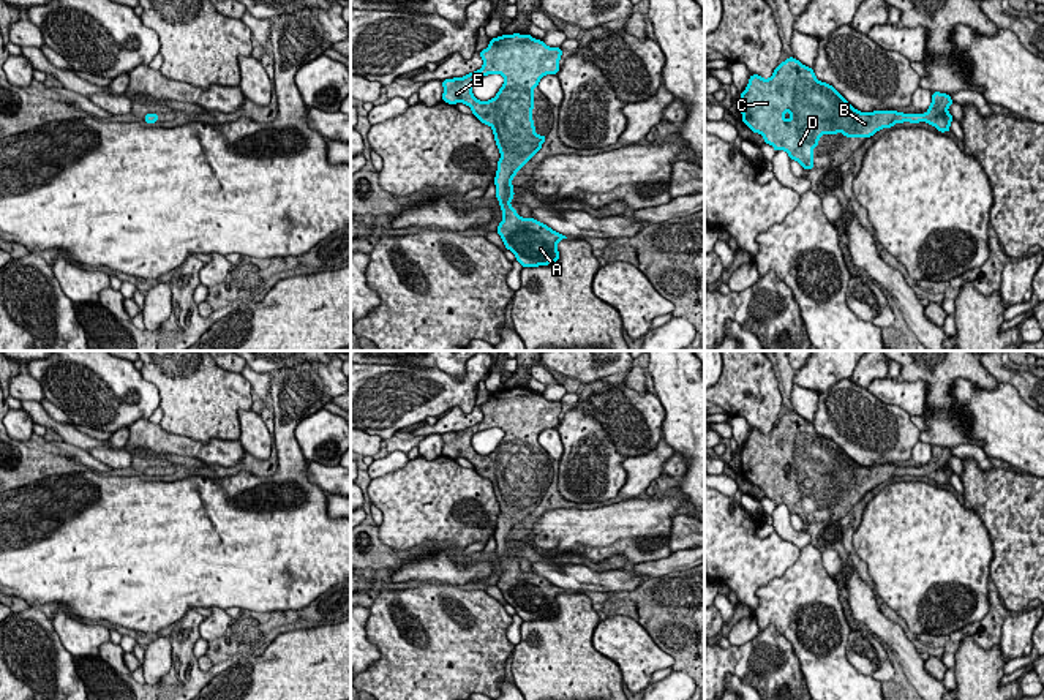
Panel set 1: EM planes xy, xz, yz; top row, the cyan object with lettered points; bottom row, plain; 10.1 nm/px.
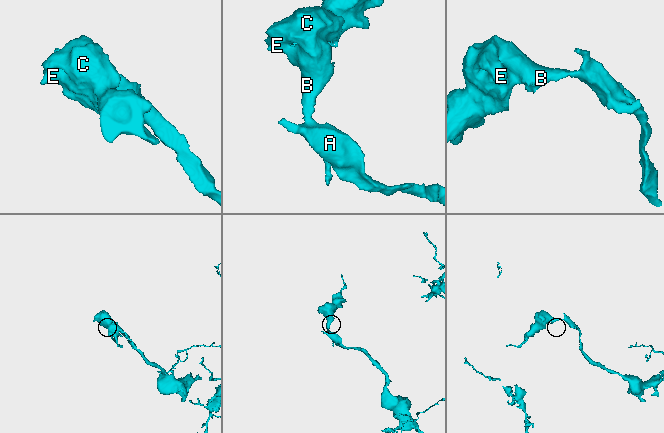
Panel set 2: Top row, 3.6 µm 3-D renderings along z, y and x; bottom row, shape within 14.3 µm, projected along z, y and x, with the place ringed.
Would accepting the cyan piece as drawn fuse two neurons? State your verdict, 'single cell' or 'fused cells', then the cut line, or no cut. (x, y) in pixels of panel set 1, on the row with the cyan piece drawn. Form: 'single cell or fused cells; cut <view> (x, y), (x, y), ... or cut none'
single cell; cut none

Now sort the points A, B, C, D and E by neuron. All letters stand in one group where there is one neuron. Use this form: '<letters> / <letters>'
A B C D E

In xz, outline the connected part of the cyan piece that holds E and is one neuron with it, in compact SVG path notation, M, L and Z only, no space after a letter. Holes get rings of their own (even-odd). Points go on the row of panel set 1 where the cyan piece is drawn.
M502 35L480 51L480 70L442 81L442 101L469 106L493 130L501 153L494 177L496 198L504 215L496 232L523 267L554 264L559 259L558 242L567 239L534 218L520 216L510 205L513 177L546 139L534 126L534 88L543 76L559 71L561 55L561 47L548 47L531 35ZM488 74L501 74L505 81L494 98L480 101L472 93L472 82Z

